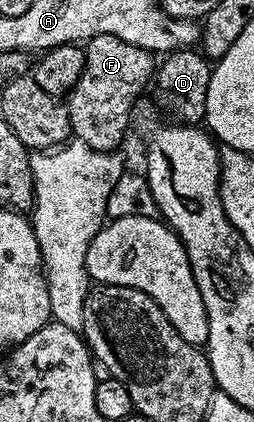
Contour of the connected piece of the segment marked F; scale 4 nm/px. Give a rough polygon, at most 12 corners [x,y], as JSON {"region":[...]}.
{"region":[[110,34],[87,41],[66,97],[72,136],[116,152],[158,64]]}

